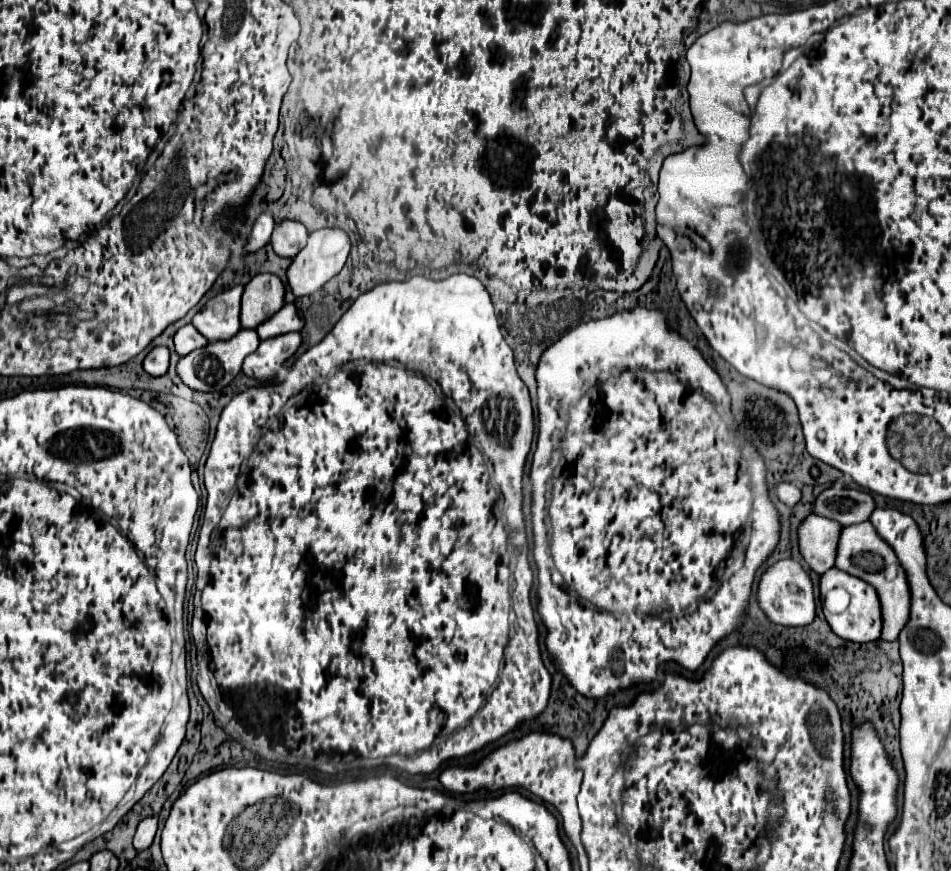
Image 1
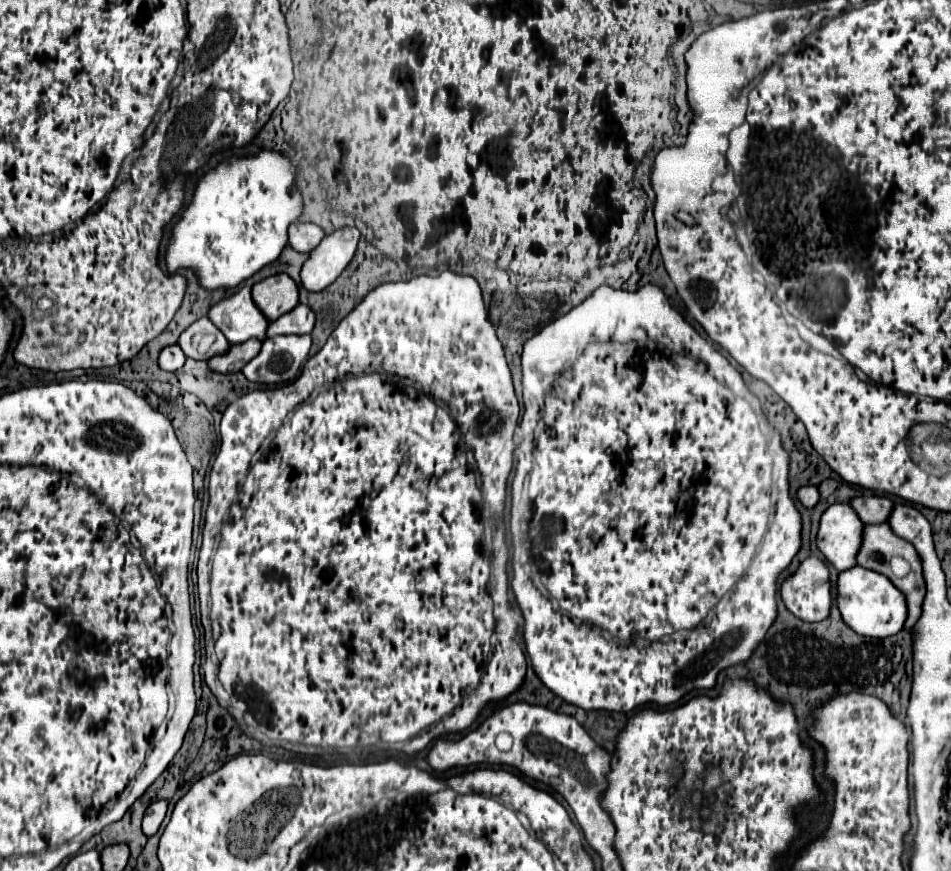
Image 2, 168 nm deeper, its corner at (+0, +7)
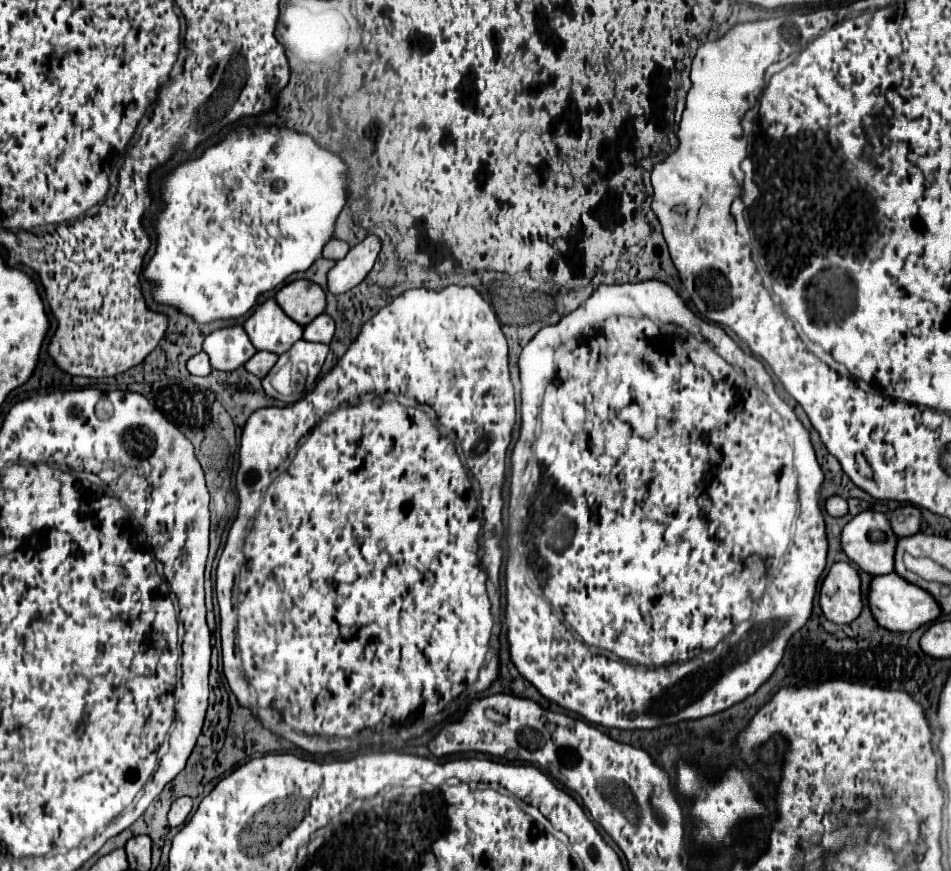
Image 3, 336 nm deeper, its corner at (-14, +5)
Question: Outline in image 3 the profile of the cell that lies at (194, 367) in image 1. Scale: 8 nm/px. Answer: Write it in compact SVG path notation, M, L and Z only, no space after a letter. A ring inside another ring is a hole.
M258 351L244 367L246 367L246 371L250 371L252 375L256 375L256 377L266 377L268 375L268 371L274 367L274 363L278 361L278 355L276 353L268 353L268 351Z

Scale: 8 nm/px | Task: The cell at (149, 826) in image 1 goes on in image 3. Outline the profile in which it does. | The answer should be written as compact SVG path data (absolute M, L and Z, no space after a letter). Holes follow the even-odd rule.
M180 797L180 799L176 799L174 805L172 805L172 809L170 809L170 813L168 813L168 823L170 823L170 827L182 825L182 823L188 819L190 811L192 811L192 799L190 799L190 797Z

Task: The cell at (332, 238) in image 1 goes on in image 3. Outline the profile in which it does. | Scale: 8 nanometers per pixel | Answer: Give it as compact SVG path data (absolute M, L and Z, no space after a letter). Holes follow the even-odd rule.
M368 235L362 243L350 249L350 253L336 261L336 265L328 273L328 291L334 295L346 293L360 285L366 275L372 271L374 261L380 253L380 239L376 235Z

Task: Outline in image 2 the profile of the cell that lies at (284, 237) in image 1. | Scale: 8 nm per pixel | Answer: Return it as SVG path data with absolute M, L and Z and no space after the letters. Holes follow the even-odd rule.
M292 223L288 227L288 245L300 253L310 253L324 237L324 231L314 223Z

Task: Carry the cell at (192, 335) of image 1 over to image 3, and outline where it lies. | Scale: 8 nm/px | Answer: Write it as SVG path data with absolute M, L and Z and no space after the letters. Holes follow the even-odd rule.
M242 325L212 331L204 341L204 351L212 359L212 367L220 371L234 371L256 353Z

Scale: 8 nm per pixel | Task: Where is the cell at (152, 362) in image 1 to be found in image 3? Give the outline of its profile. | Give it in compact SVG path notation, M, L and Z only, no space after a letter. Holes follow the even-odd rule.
M202 351L202 353L198 353L198 355L194 355L190 361L188 361L188 371L192 373L192 375L200 375L200 377L206 377L206 375L210 375L212 373L212 365L210 365L210 359L208 359L208 355Z

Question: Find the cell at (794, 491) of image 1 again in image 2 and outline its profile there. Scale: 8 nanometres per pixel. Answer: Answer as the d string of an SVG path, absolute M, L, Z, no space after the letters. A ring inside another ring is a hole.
M804 485L796 491L796 497L798 501L804 505L804 507L814 507L818 503L818 489L814 485Z

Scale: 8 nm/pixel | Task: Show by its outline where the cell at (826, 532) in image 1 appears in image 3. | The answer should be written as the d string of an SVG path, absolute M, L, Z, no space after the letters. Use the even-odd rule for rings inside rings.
M864 511L856 515L842 531L842 549L862 571L870 575L888 575L894 571L894 553L896 553L898 537L890 527L890 521L884 513Z

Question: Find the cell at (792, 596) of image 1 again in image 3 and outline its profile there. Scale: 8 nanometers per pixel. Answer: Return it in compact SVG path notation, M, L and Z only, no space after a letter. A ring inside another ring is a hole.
M834 563L820 589L820 607L832 623L852 623L862 613L860 575L850 563Z

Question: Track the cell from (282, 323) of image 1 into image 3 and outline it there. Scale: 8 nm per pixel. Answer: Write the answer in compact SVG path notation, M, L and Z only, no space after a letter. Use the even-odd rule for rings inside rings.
M322 315L316 321L312 321L308 327L304 327L304 339L318 341L318 343L330 343L334 337L334 323L330 315Z

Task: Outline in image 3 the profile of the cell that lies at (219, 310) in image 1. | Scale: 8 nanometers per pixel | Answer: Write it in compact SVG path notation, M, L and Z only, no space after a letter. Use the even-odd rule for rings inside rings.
M274 299L264 301L246 319L244 329L258 351L270 351L276 355L286 353L296 341L302 339L304 327L294 323Z

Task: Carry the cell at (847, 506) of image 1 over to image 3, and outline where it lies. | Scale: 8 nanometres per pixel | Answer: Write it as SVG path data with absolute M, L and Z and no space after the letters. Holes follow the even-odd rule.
M904 505L894 509L894 513L888 513L888 519L892 523L892 529L896 531L896 535L900 537L908 537L908 535L916 535L920 533L920 525L922 525L922 513L918 507L914 505Z

